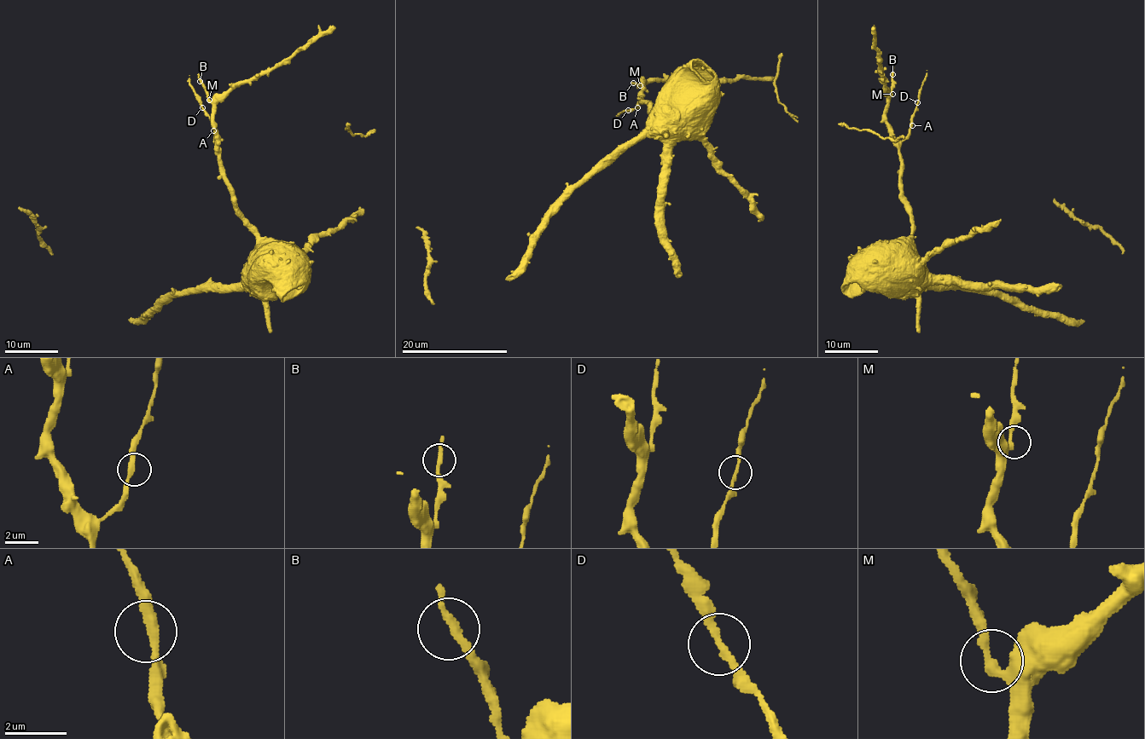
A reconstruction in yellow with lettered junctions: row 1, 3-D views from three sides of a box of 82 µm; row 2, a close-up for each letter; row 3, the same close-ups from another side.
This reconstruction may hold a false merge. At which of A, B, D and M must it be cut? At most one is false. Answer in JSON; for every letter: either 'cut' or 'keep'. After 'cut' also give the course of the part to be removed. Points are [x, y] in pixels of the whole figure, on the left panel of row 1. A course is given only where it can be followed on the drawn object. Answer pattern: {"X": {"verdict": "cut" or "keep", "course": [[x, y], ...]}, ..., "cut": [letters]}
{"A": {"verdict": "keep"}, "B": {"verdict": "keep"}, "D": {"verdict": "keep"}, "M": {"verdict": "keep"}, "cut": []}

